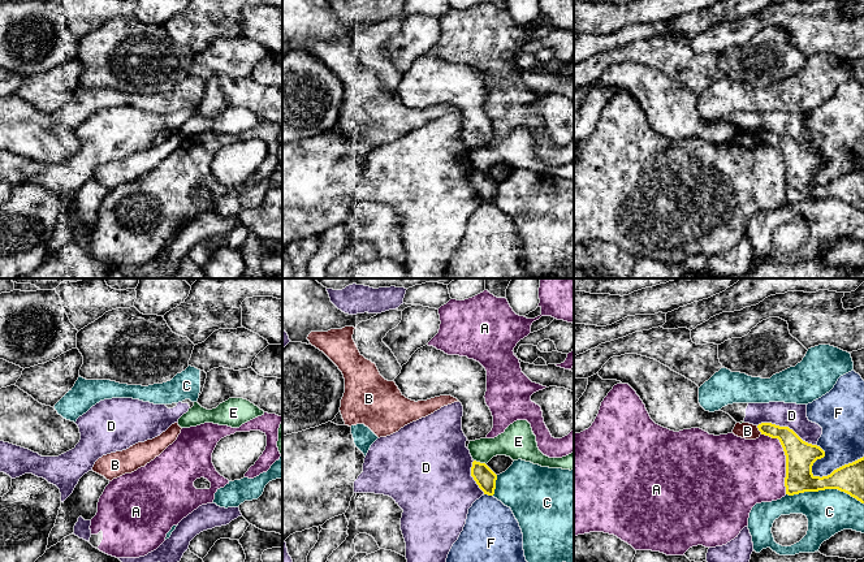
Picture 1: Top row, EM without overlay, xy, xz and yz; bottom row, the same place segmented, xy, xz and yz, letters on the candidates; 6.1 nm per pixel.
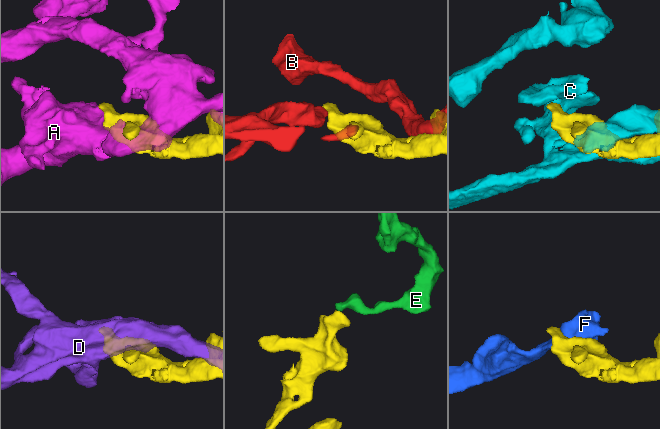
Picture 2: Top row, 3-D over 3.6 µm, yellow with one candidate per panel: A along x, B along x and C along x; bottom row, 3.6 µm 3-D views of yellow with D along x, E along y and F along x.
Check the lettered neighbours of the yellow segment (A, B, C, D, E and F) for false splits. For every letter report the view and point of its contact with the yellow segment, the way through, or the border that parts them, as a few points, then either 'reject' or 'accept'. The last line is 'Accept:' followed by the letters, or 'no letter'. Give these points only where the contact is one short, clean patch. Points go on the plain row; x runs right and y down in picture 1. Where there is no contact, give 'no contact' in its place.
A: contact yz (786, 167); reject
B: contact yz (759, 138); reject
C: contact yz (825, 197); reject
D: contact yz (786, 135); reject
E: contact xz (479, 171); border xz (474, 168), (486, 173); reject
F: contact yz (837, 177); reject
Accept: no letter

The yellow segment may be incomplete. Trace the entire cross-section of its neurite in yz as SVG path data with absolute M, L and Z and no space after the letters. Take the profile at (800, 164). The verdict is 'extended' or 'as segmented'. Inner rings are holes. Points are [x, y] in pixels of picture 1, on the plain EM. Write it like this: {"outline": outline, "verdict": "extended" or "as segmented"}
{"outline": "M772 131L757 134L761 143L778 147L786 164L786 203L838 198L864 212L864 165L834 178L828 185L815 185L812 174L825 165L825 160L803 150L789 135Z", "verdict": "as segmented"}

